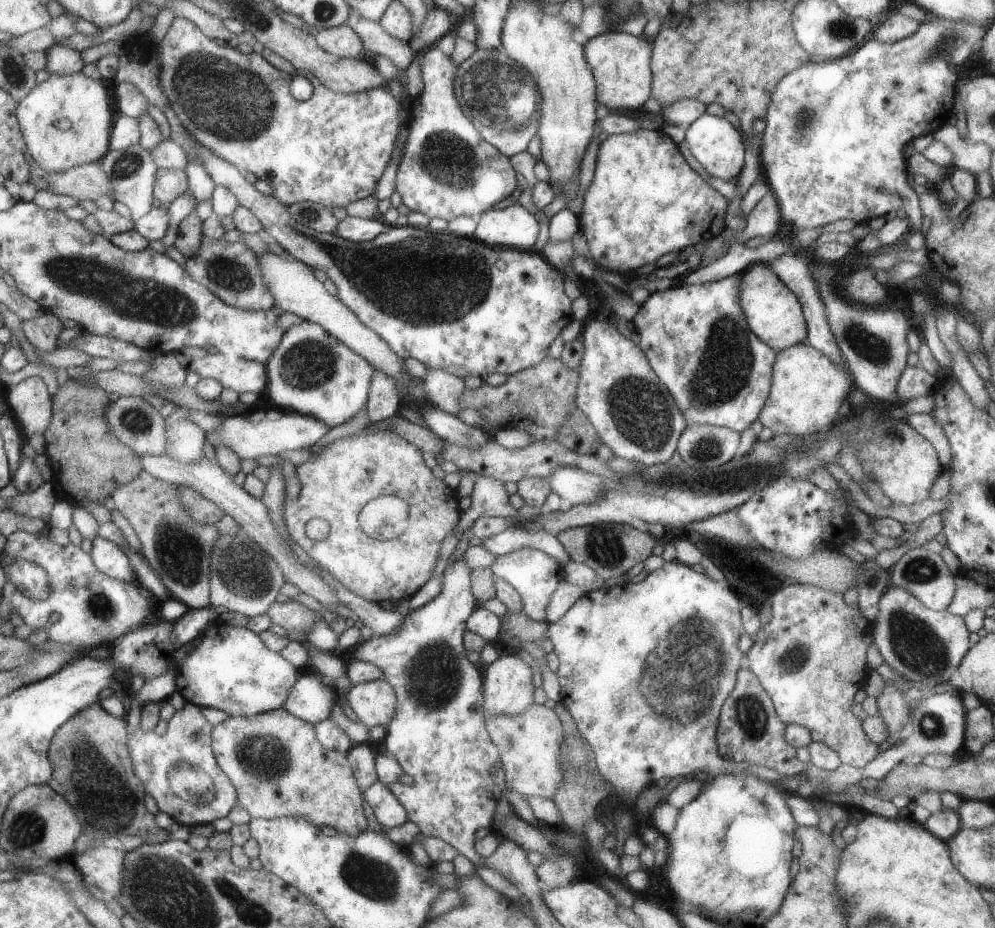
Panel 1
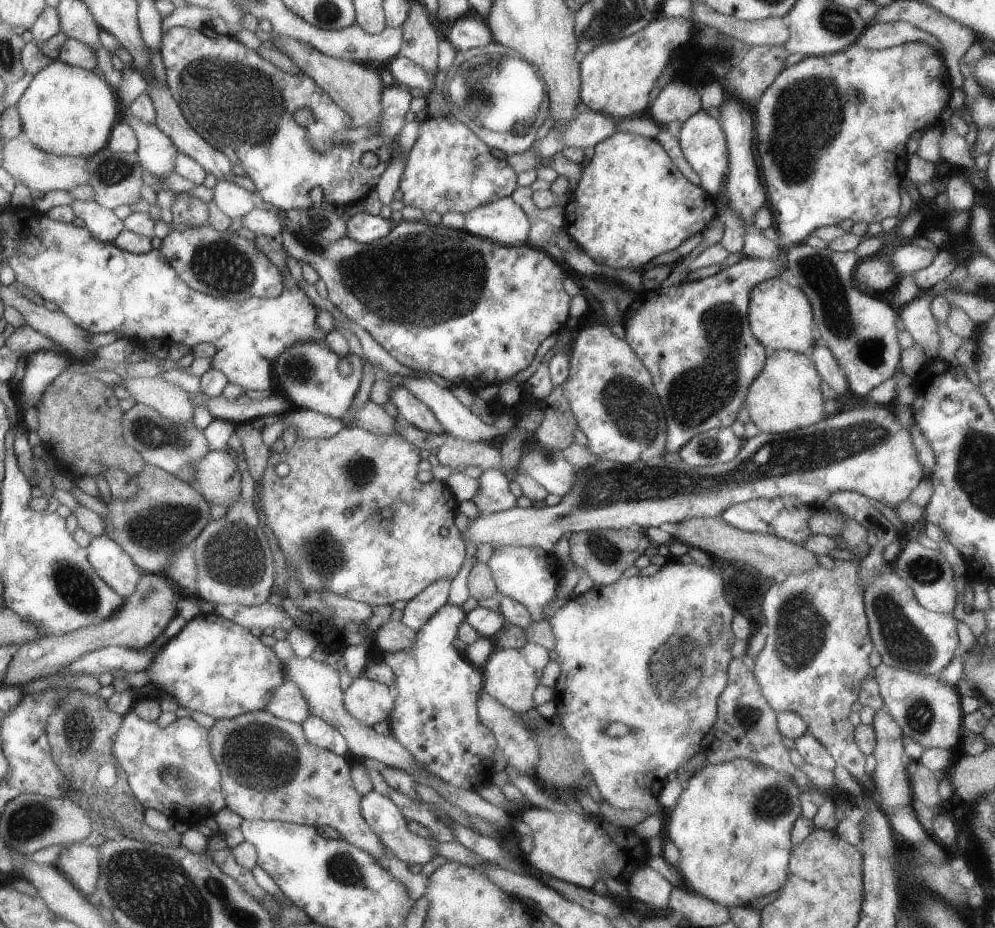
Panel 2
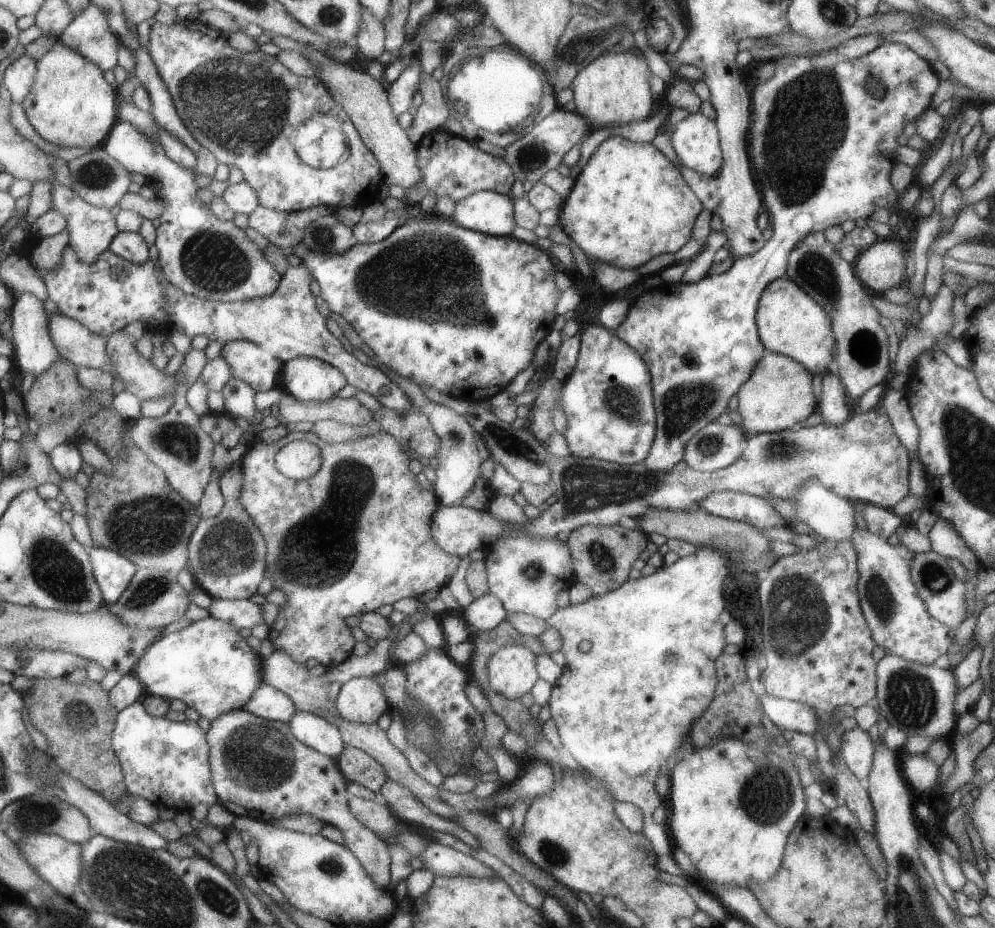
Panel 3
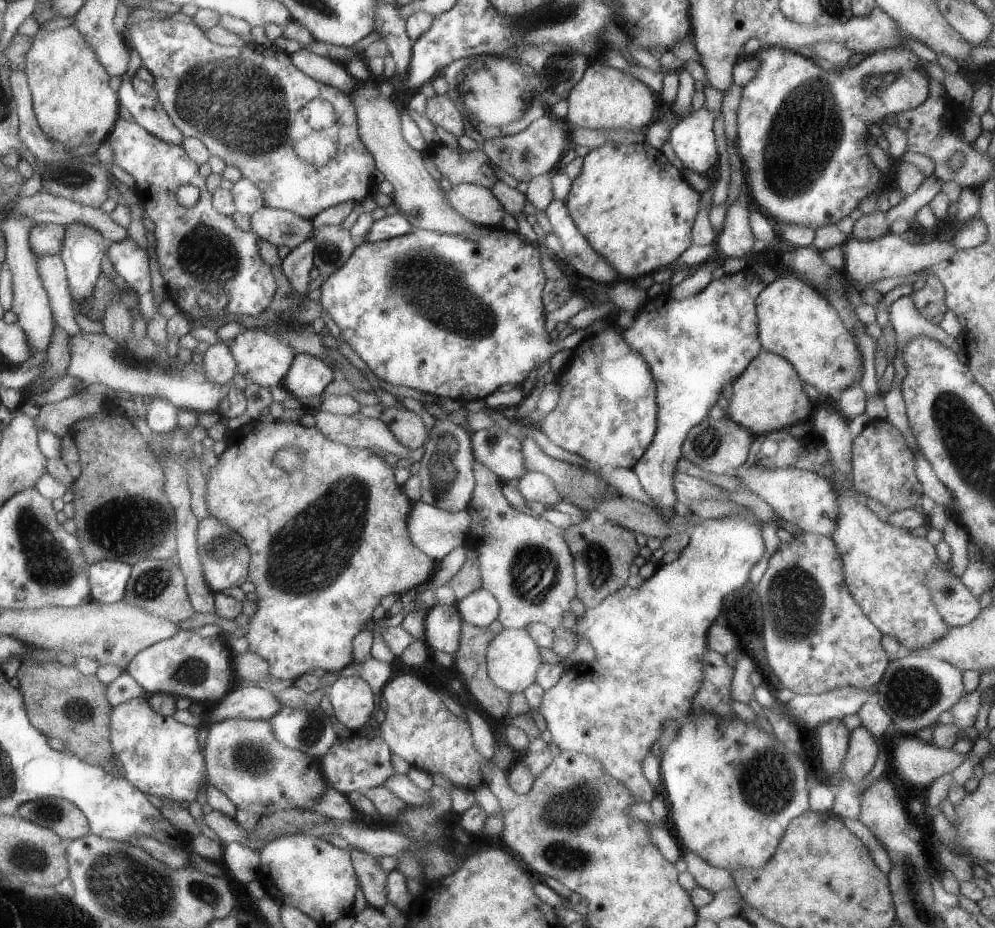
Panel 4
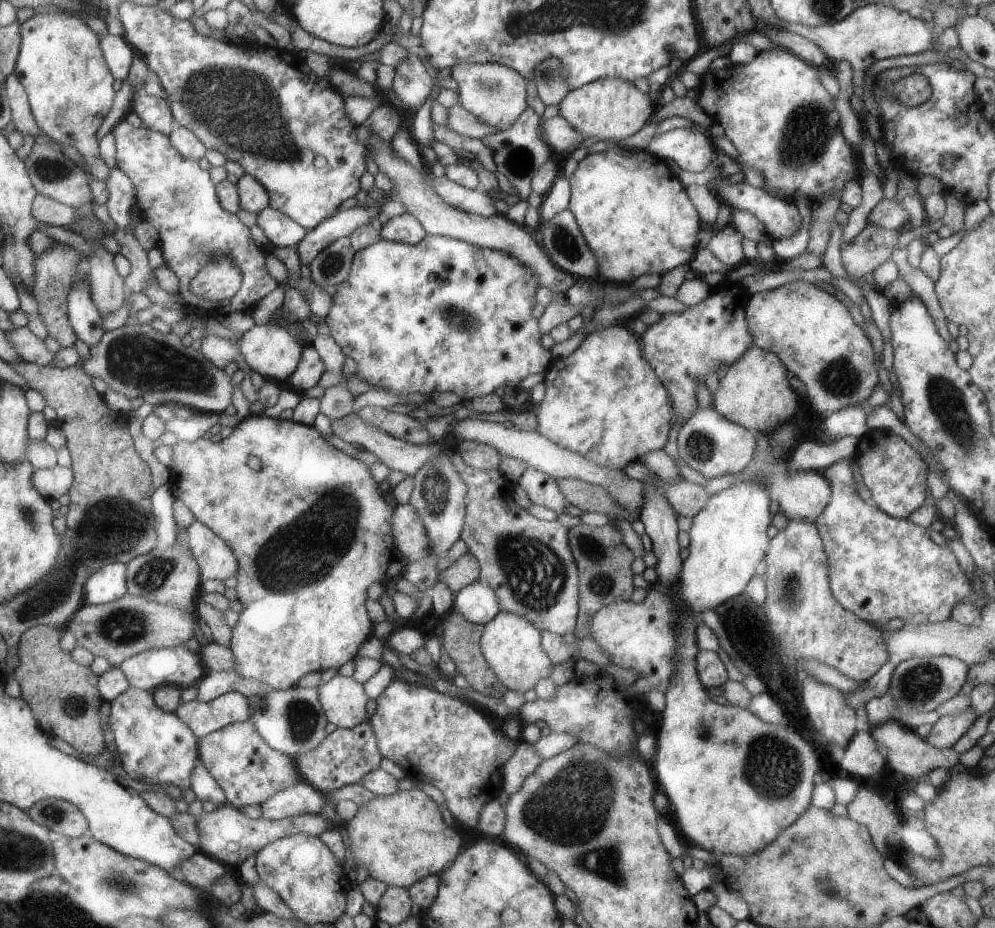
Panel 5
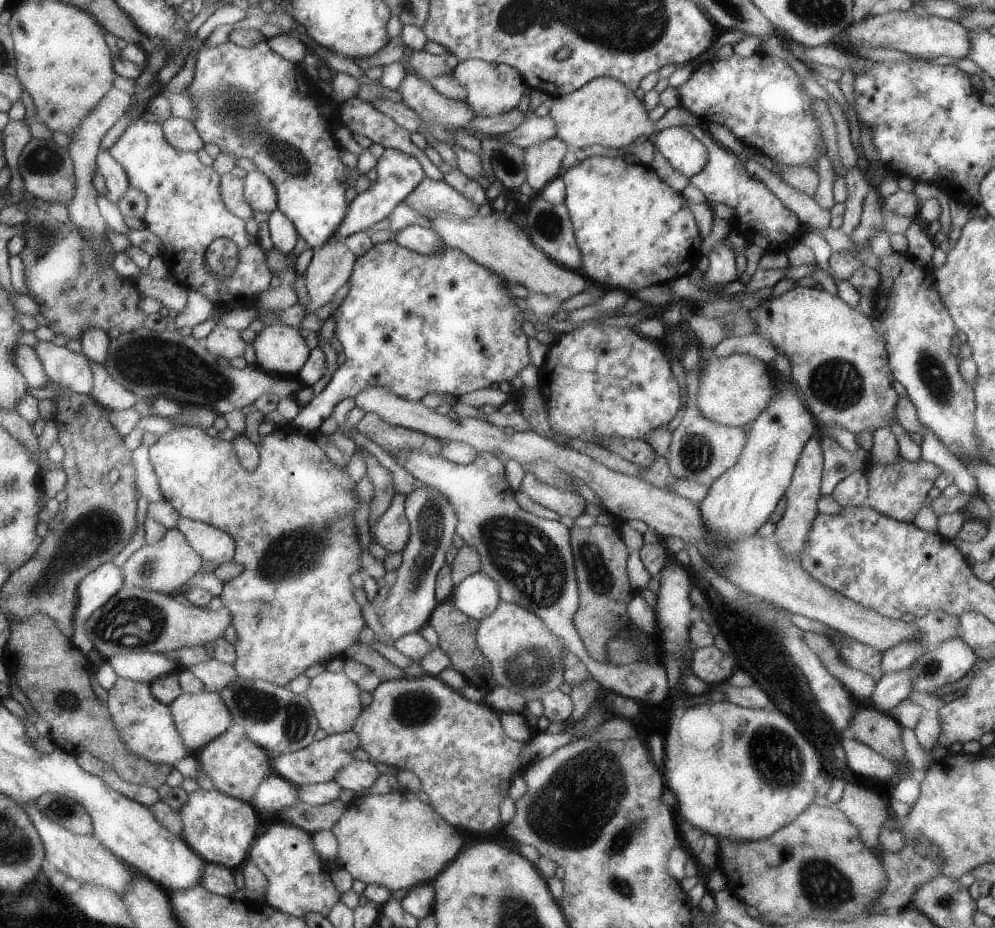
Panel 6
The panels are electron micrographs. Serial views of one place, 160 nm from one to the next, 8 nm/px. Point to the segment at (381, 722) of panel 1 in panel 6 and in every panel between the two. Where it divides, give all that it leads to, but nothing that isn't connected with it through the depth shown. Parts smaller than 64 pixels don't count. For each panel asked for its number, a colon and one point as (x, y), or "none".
2: (369, 702)
3: (360, 700)
4: (350, 700)
5: (342, 699)
6: (334, 699)

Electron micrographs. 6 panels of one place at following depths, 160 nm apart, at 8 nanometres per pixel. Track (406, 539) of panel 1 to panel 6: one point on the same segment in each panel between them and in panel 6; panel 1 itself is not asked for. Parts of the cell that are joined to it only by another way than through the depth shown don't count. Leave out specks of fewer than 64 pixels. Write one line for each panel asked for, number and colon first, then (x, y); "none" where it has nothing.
2: (318, 513)
3: (386, 553)
4: (326, 542)
5: (310, 532)
6: (291, 519)

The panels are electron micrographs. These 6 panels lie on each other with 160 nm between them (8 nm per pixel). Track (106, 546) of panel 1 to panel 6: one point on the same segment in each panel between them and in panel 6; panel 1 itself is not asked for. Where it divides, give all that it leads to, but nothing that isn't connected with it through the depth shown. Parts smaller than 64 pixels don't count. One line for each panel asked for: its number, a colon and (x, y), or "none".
2: (112, 565)
3: (112, 573)
4: (107, 579)
5: (108, 583)
6: (95, 588)

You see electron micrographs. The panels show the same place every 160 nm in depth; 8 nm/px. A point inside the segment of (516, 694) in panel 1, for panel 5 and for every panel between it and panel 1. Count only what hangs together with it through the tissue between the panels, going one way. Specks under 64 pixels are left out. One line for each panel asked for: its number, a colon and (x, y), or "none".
2: (507, 677)
3: (511, 670)
4: (512, 658)
5: (511, 646)

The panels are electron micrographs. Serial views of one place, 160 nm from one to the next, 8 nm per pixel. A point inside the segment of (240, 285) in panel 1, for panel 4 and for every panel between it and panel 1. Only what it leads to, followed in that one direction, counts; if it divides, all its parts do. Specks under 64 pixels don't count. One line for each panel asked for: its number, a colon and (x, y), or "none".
2: (221, 264)
3: (206, 257)
4: (198, 250)

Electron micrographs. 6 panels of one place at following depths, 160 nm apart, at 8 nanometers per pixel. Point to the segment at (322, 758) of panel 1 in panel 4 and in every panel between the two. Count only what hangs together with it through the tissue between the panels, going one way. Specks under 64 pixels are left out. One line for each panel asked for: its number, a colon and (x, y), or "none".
2: (268, 771)
3: (259, 771)
4: (243, 760)

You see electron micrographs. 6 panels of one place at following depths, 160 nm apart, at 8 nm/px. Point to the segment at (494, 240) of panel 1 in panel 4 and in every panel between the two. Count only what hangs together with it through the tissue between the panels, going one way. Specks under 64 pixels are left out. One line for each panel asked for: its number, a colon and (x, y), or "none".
2: (501, 221)
3: (487, 212)
4: (476, 204)

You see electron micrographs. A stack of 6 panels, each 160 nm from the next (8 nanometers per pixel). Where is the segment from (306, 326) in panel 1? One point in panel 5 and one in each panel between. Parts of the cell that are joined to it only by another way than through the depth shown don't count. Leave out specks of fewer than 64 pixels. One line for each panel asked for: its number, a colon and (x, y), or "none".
2: (307, 372)
3: (306, 379)
4: (307, 376)
5: (306, 375)

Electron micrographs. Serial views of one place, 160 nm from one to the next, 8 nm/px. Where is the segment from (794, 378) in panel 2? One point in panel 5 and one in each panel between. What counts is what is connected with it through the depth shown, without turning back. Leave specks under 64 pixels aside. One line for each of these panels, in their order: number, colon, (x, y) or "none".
3: (777, 396)
4: (767, 396)
5: (753, 392)

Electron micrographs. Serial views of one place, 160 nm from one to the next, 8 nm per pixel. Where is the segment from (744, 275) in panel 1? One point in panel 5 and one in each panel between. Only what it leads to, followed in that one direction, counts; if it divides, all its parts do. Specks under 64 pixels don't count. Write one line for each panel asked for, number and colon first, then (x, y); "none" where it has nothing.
2: (780, 317)
3: (788, 322)
4: (795, 322)
5: (813, 335)

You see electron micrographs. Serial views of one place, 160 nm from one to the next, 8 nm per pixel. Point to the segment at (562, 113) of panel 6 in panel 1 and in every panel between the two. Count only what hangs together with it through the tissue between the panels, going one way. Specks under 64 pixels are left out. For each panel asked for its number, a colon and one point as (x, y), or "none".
1: (620, 62)
2: (615, 78)
3: (612, 90)
4: (605, 98)
5: (610, 109)

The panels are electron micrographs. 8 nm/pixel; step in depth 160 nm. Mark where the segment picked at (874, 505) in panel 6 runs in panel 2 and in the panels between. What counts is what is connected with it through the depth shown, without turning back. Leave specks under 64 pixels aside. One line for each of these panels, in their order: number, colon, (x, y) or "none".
2: (867, 450)
3: (862, 460)
4: (882, 467)
5: (895, 475)

